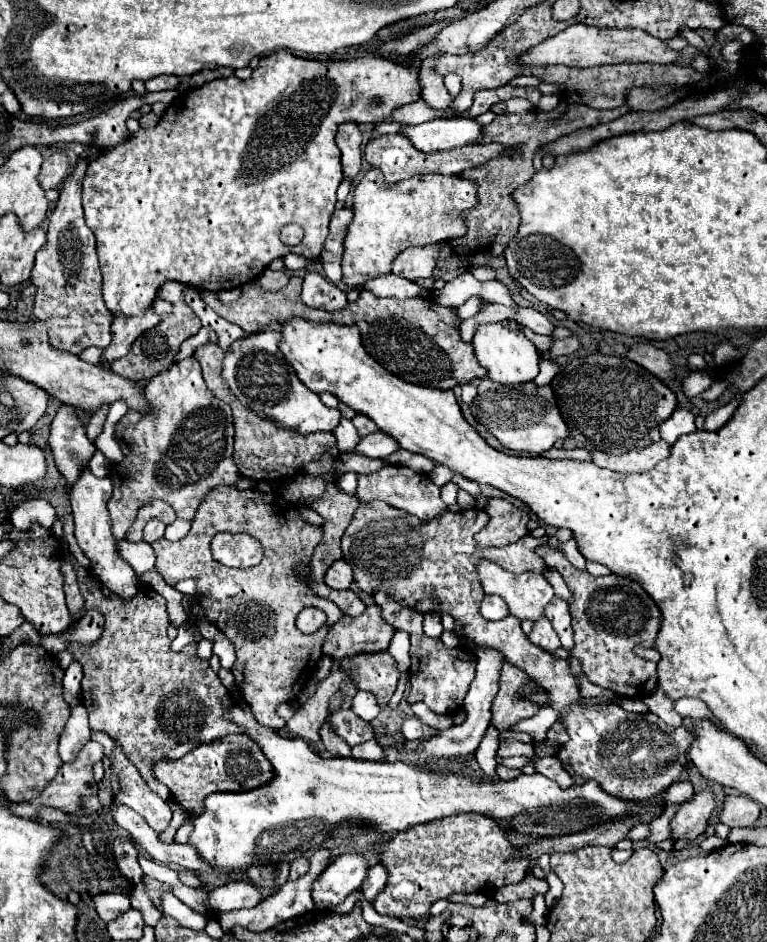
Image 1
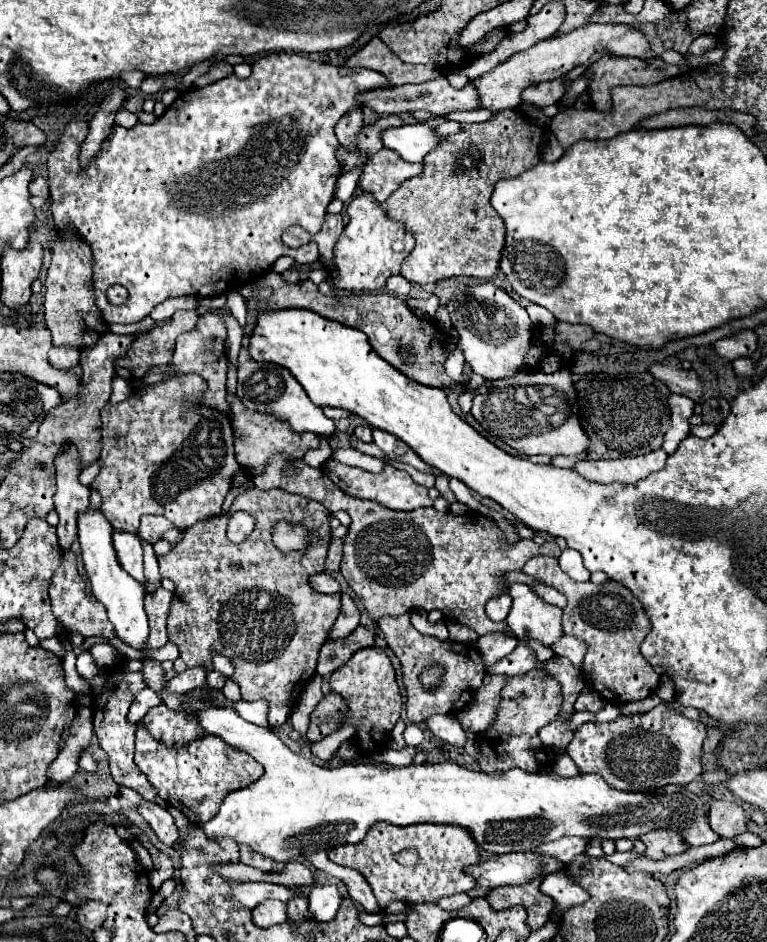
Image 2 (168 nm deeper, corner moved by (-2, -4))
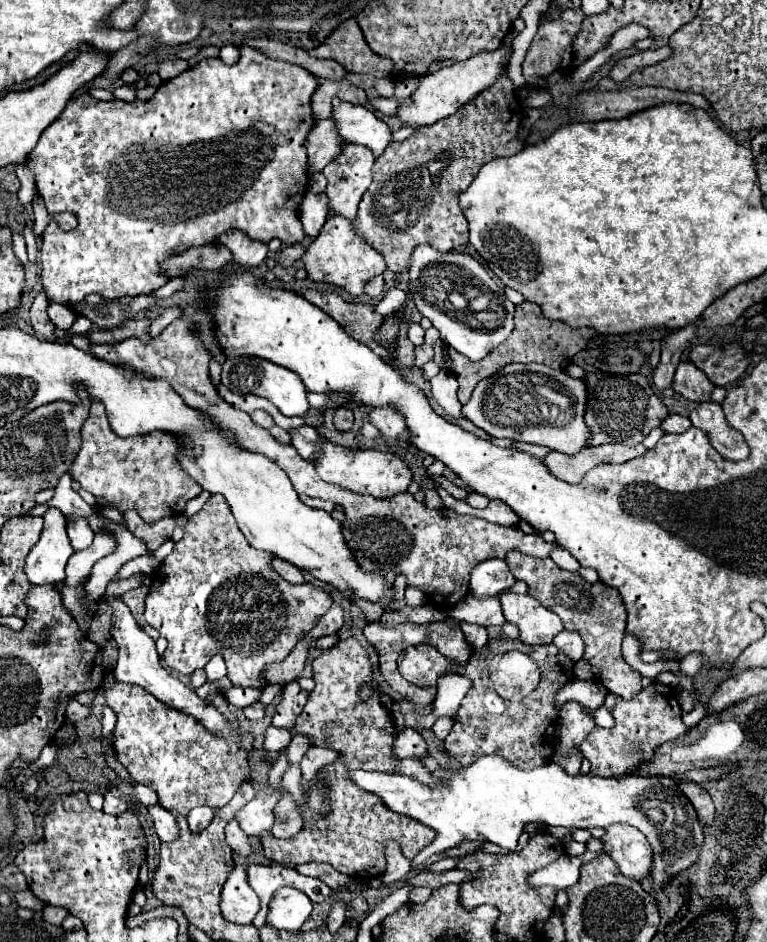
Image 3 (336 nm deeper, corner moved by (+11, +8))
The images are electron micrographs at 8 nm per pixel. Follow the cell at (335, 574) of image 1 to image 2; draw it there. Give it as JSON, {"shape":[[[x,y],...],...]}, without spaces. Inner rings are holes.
{"shape":[[[319,573],[319,575],[311,577],[311,587],[313,587],[315,591],[319,591],[319,593],[327,593],[327,595],[331,595],[331,593],[339,593],[339,591],[341,591],[339,581],[333,579],[329,573]]]}

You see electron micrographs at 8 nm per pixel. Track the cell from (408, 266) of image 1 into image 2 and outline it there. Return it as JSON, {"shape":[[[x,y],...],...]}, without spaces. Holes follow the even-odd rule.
{"shape":[[[395,275],[387,281],[387,291],[395,295],[407,295],[411,291],[411,283],[403,275]]]}

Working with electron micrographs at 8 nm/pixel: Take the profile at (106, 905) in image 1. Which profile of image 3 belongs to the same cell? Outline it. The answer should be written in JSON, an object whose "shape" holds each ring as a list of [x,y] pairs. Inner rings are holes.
{"shape":[[[44,907],[44,911],[42,911],[42,919],[46,919],[46,923],[50,923],[50,925],[60,925],[66,915],[68,915],[68,911],[62,907]]]}

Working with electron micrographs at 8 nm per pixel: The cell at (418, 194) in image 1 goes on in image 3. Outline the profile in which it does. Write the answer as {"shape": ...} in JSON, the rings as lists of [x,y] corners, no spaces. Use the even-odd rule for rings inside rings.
{"shape":[[[328,217],[326,219],[320,235],[310,243],[302,261],[304,261],[304,269],[306,269],[310,281],[322,281],[322,283],[342,287],[352,297],[362,295],[364,285],[372,277],[382,275],[382,271],[386,269],[386,263],[384,263],[382,255],[358,237],[352,229],[352,223],[344,217]]]}

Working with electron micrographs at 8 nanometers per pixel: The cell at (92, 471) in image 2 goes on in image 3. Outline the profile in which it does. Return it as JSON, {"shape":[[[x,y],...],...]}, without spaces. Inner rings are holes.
{"shape":[[[66,473],[66,475],[60,479],[60,483],[56,485],[54,497],[52,497],[48,503],[42,503],[42,505],[32,507],[26,515],[38,515],[38,517],[42,517],[48,507],[56,507],[56,509],[60,509],[66,517],[72,517],[72,515],[90,517],[90,515],[94,513],[94,507],[90,507],[90,505],[72,489],[70,483],[72,483],[72,477]]]}

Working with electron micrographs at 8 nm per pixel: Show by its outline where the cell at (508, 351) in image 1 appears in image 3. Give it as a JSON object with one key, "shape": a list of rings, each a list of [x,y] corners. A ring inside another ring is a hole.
{"shape":[[[418,245],[410,257],[410,269],[408,269],[408,295],[414,301],[416,309],[422,313],[422,317],[430,319],[432,325],[440,331],[442,341],[446,341],[450,347],[454,347],[458,353],[466,355],[470,361],[484,359],[490,351],[494,351],[500,343],[504,343],[512,329],[514,329],[514,305],[506,299],[502,285],[488,275],[488,271],[468,253],[450,251],[450,253],[438,253],[438,249],[432,249],[430,245]]]}

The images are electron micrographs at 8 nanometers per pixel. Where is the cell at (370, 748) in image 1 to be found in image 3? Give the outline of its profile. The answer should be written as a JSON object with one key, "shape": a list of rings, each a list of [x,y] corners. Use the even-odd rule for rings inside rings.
{"shape":[[[404,729],[394,743],[394,753],[400,759],[422,759],[428,755],[428,747],[426,741],[422,739],[422,735],[414,729]]]}

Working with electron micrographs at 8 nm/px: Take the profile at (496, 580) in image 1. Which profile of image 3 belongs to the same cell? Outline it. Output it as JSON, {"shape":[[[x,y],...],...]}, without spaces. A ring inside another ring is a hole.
{"shape":[[[502,593],[502,613],[508,623],[518,625],[520,641],[524,645],[548,645],[564,629],[560,617],[542,607],[530,595]]]}

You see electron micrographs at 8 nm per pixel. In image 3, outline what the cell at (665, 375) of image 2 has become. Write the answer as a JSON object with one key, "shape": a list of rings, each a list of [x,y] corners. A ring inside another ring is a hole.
{"shape":[[[682,361],[676,369],[672,389],[690,401],[702,403],[702,401],[710,401],[710,393],[714,385],[700,369],[696,369],[696,365],[692,365],[690,361]]]}

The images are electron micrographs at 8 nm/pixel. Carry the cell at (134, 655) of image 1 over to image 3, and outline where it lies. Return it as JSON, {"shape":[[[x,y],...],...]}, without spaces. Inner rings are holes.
{"shape":[[[136,587],[136,589],[126,591],[126,593],[122,595],[122,601],[130,607],[130,611],[132,611],[134,619],[138,621],[138,625],[140,625],[140,627],[150,635],[150,637],[154,637],[154,639],[156,639],[156,637],[158,637],[158,631],[156,631],[156,629],[152,629],[152,627],[144,621],[144,617],[142,617],[146,595],[148,595],[148,587]]]}

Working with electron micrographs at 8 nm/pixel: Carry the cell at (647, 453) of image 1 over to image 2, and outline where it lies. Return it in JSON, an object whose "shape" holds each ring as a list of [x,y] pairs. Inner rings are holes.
{"shape":[[[663,449],[651,451],[643,457],[625,459],[585,459],[575,465],[577,473],[597,483],[637,483],[647,475],[665,467],[667,453]]]}

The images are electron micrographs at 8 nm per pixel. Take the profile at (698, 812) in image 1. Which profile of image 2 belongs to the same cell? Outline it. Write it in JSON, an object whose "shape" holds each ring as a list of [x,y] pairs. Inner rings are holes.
{"shape":[[[659,829],[641,837],[641,841],[647,845],[645,855],[649,859],[665,859],[669,855],[685,853],[687,849],[691,849],[691,845],[687,845],[687,841],[681,839],[683,835],[675,829]]]}

